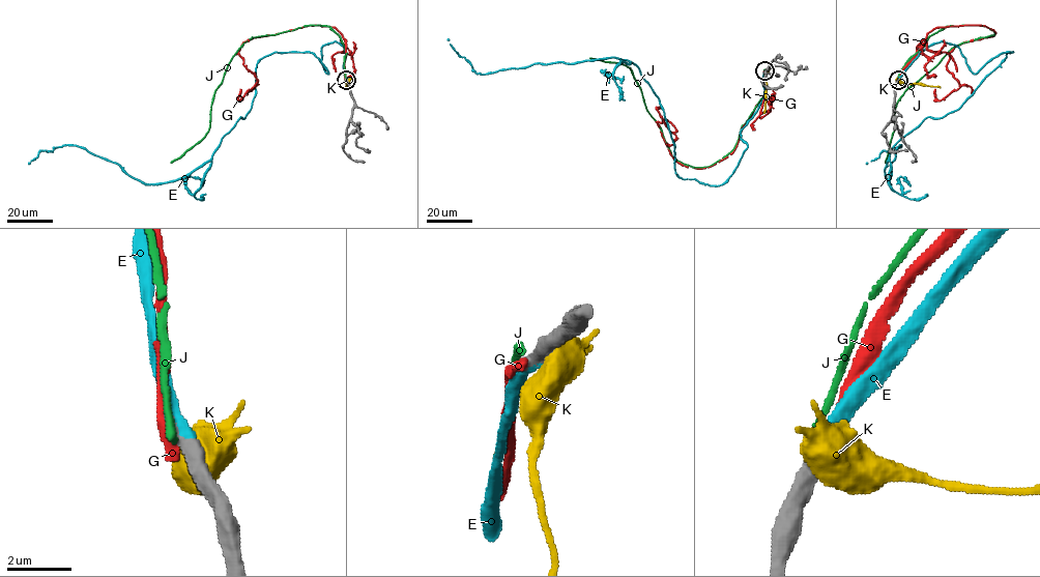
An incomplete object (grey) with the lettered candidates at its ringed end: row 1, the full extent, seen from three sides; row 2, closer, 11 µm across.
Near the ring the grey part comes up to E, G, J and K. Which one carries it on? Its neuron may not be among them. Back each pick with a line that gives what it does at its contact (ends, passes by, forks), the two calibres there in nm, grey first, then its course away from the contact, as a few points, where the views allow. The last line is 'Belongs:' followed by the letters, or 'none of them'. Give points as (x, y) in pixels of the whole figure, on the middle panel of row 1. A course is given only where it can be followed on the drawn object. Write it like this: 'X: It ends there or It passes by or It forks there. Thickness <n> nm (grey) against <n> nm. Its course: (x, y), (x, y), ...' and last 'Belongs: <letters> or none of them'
E: It ends there. Thickness 480 nm (grey) against 500 nm. Its course: (764, 70), (741, 131), (747, 148), (710, 185), (676, 174), (663, 109), (634, 63), (482, 74), (446, 39)
Belongs: E

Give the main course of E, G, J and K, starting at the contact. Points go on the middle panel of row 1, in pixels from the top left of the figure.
E: (764, 70), (741, 131), (747, 148), (710, 185), (676, 174), (663, 109), (634, 63), (482, 74), (446, 39)
G: (764, 70), (764, 95), (734, 150), (705, 168), (672, 157), (658, 121), (675, 130), (668, 130), (659, 108)
J: (764, 70), (763, 95), (742, 126), (734, 148), (708, 167), (694, 167), (672, 156), (630, 67), (589, 58)
K: (766, 70), (763, 113)

